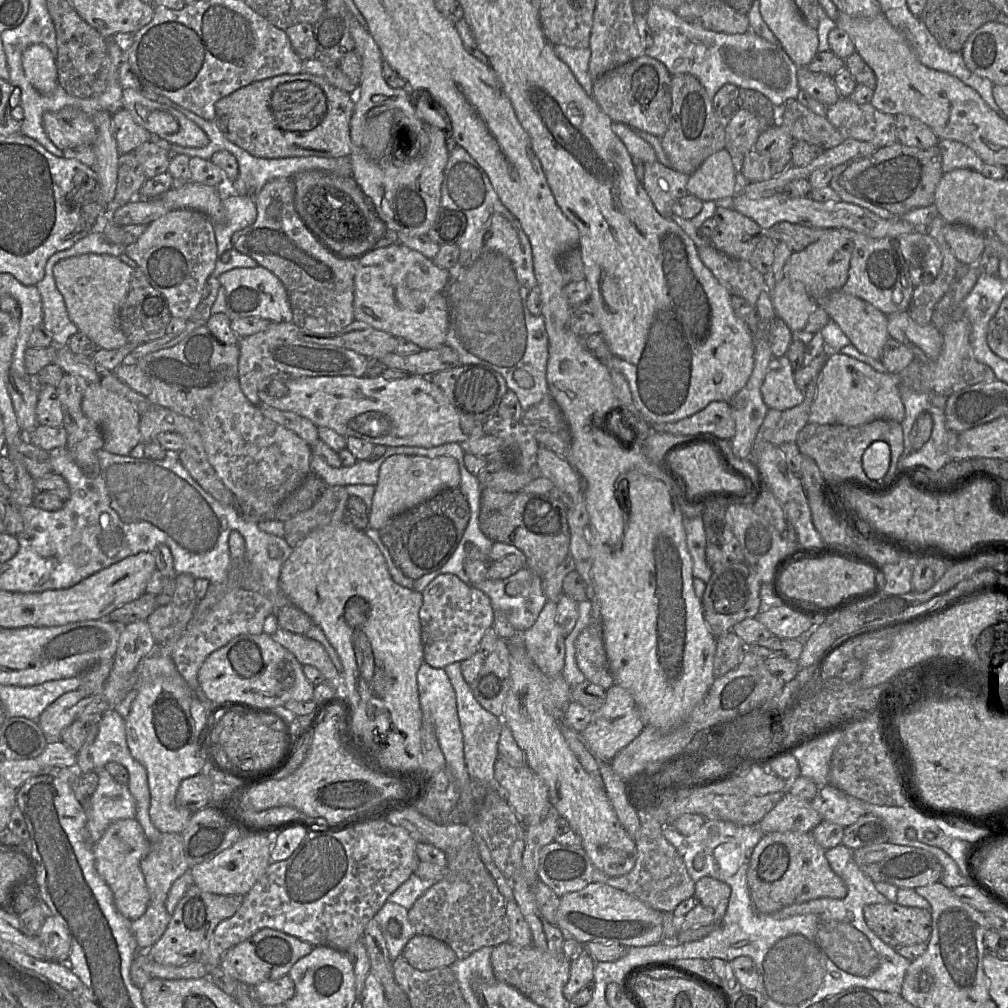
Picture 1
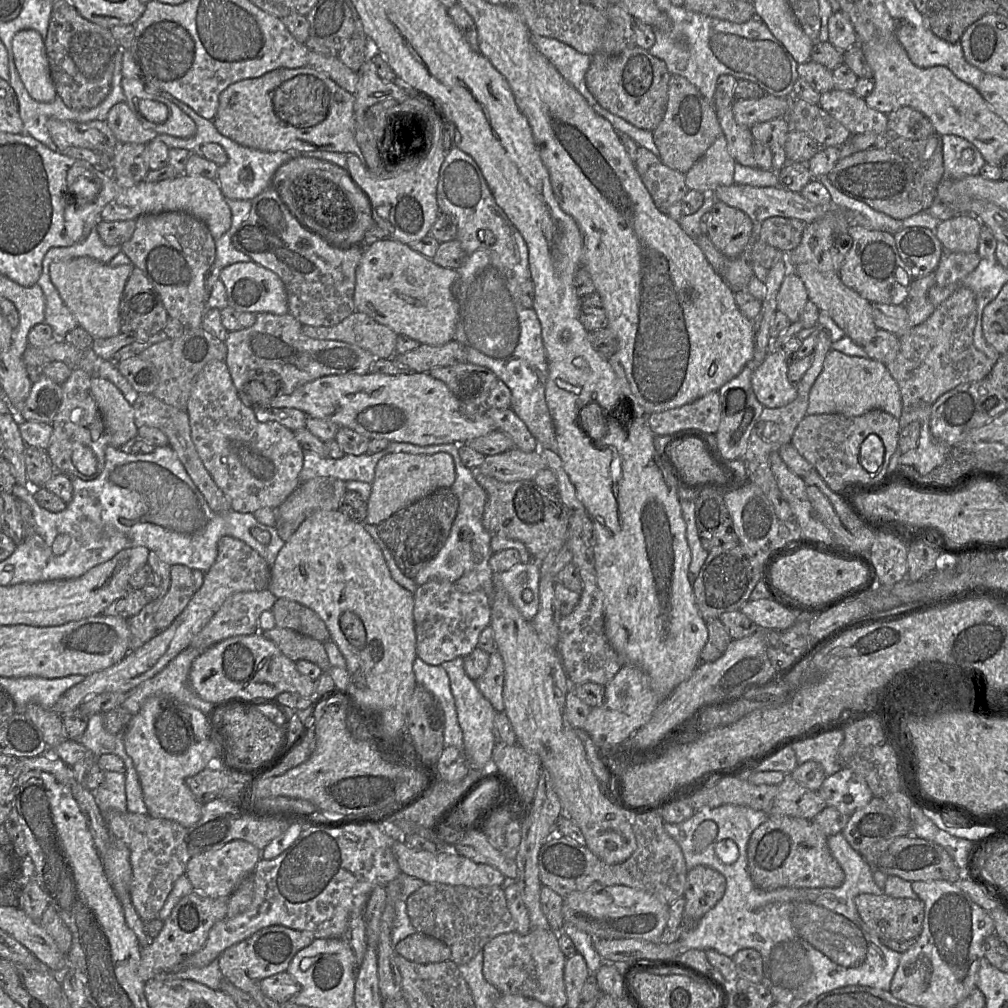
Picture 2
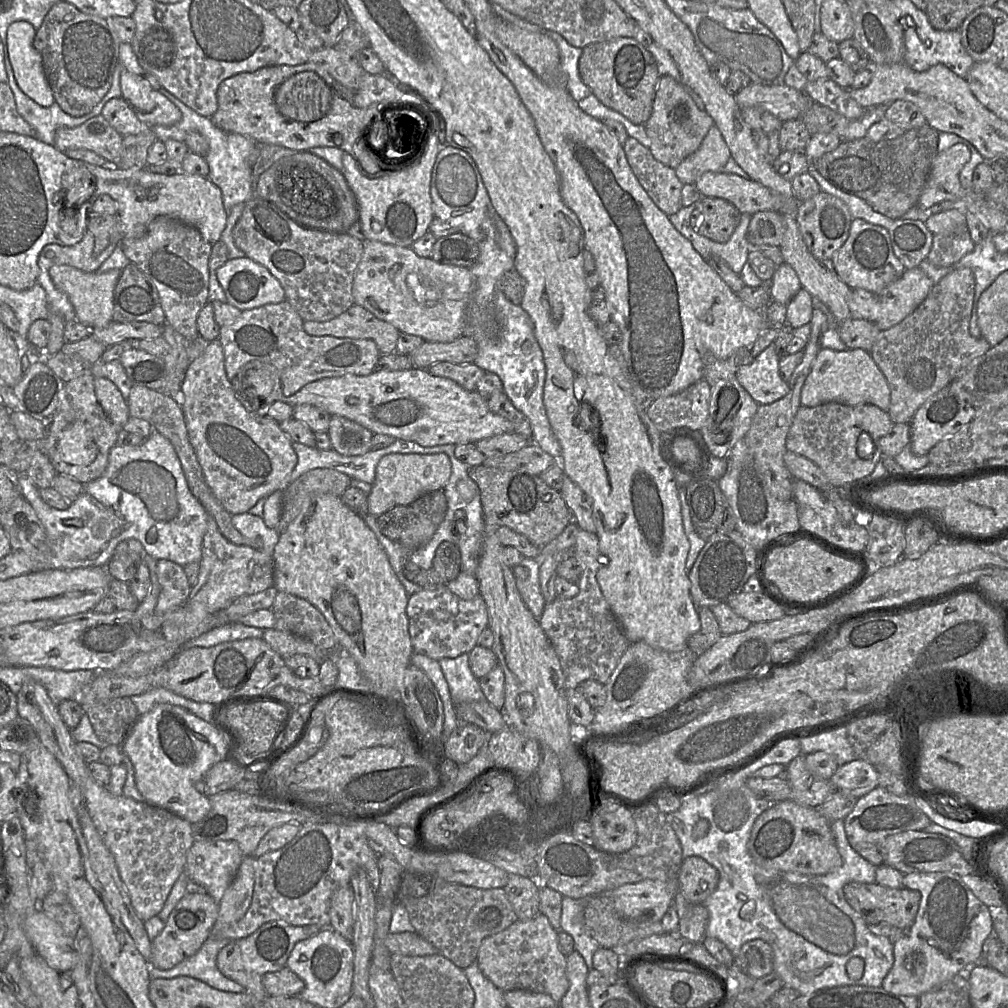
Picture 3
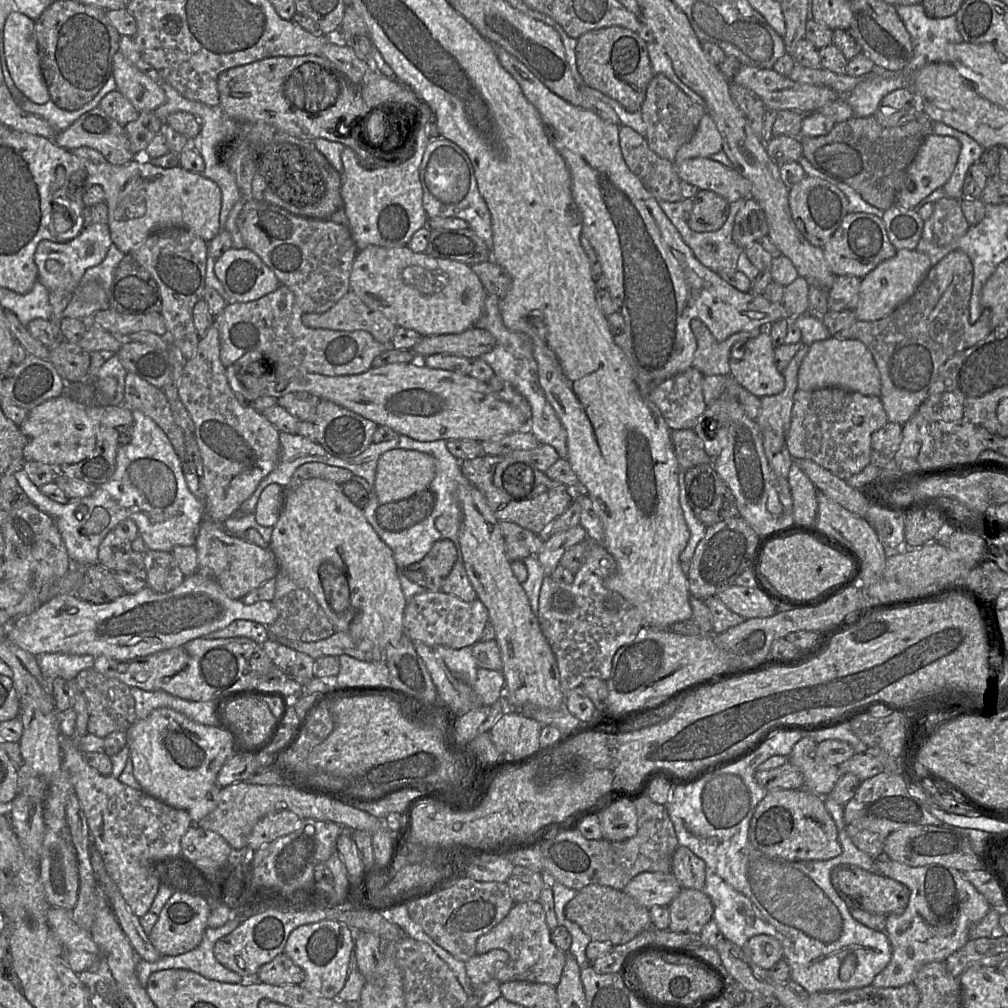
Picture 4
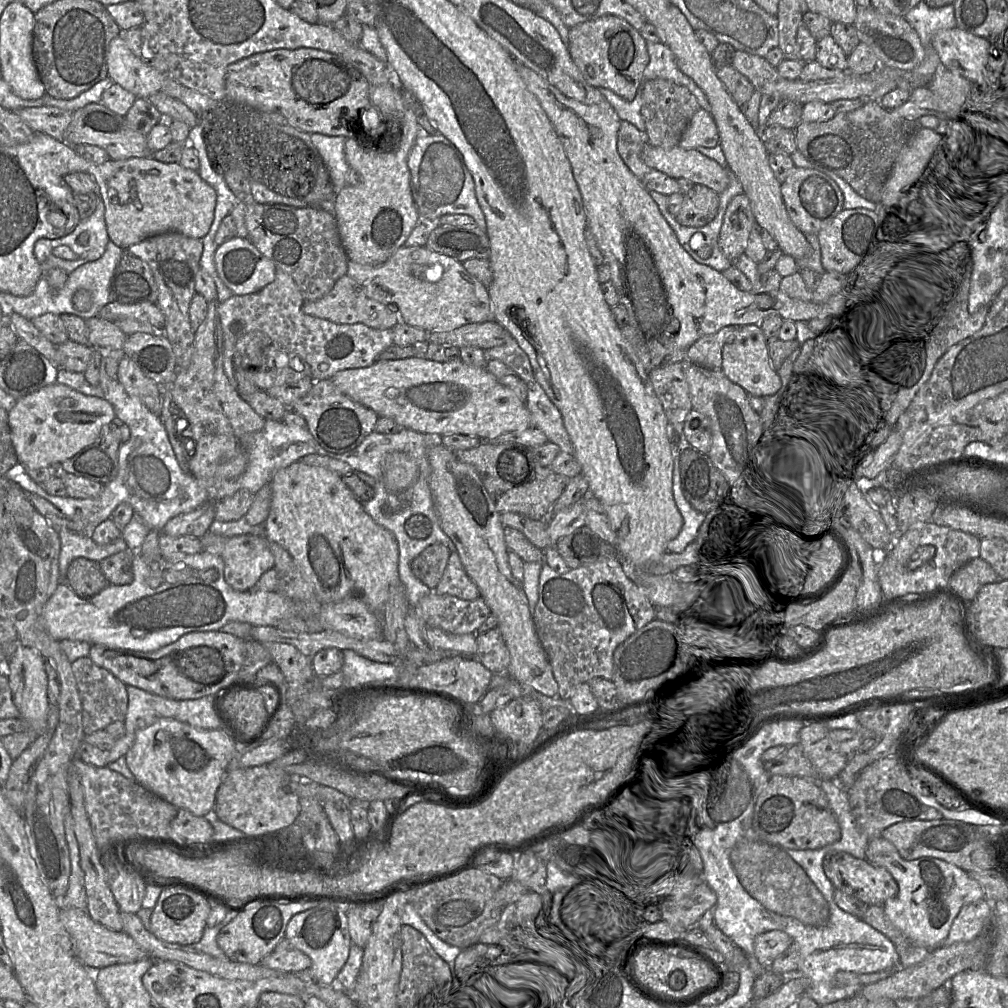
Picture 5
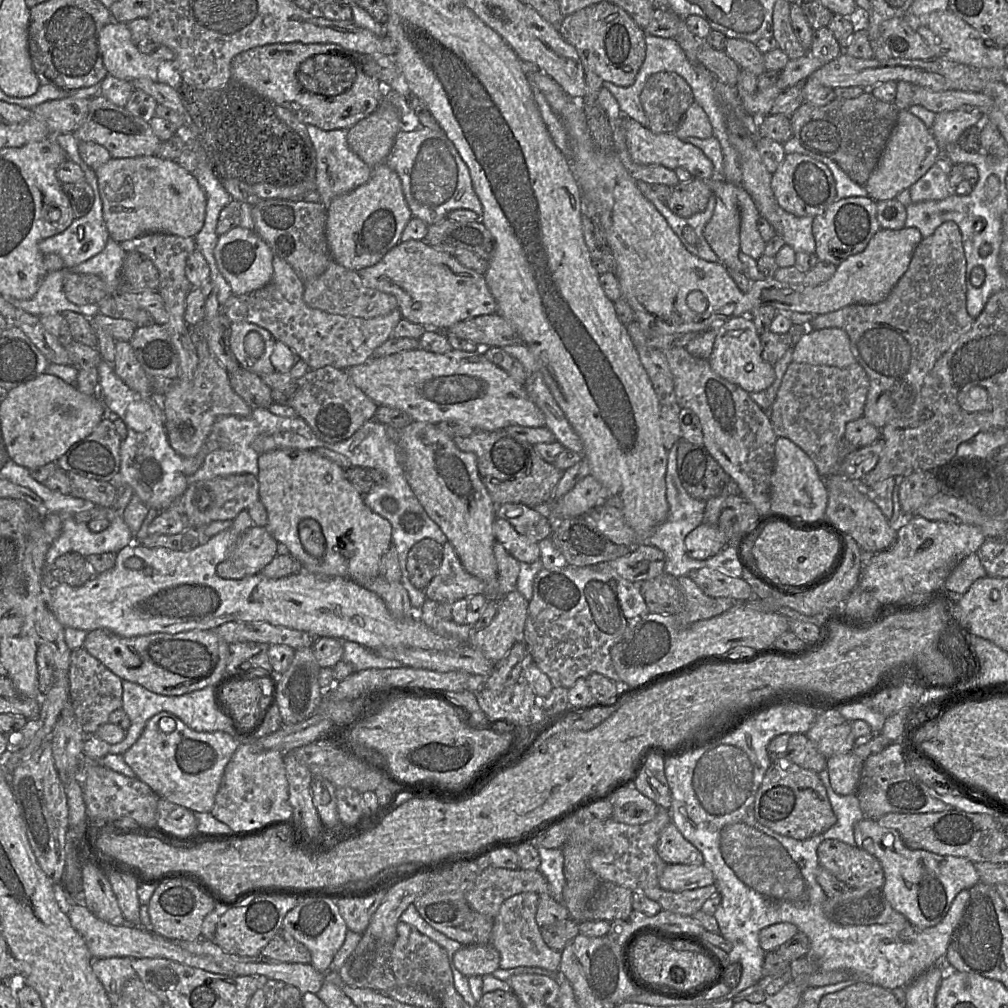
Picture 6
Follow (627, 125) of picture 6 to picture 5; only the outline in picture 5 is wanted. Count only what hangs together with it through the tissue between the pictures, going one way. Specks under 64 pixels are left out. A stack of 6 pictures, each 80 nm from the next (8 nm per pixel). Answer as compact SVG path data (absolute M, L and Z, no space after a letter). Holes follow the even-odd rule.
M649 143L643 147L641 158L652 168L668 176L685 178L694 184L706 186L717 194L723 193L731 181L730 171L697 149L683 149L679 145L661 148Z

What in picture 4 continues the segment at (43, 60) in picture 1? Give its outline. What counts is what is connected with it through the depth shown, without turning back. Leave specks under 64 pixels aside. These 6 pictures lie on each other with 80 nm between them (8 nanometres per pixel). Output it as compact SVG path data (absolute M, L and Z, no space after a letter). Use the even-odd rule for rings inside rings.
M12 12L7 16L4 26L4 54L10 75L19 91L36 104L47 103L50 94L41 72L35 21L20 12Z

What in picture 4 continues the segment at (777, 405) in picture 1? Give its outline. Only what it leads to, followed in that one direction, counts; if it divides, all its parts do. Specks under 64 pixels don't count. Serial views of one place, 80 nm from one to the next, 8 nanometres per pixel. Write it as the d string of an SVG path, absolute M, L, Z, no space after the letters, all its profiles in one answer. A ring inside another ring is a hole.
M768 327L746 342L736 342L732 346L729 366L730 375L759 398L779 394L785 388L785 379L775 364Z

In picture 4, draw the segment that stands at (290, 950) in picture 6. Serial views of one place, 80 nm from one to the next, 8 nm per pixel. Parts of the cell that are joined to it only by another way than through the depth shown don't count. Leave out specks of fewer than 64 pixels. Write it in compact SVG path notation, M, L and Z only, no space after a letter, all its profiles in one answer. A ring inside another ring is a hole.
M285 952L262 965L257 973L258 981L275 986L301 985L304 979L303 970L295 965Z

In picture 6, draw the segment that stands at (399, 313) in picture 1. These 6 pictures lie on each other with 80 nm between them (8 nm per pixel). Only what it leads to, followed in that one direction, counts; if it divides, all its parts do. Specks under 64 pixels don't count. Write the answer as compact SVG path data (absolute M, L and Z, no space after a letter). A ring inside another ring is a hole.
M425 240L399 242L378 263L358 274L368 287L393 295L403 319L427 329L441 331L497 310L483 274L463 266L454 255L432 247Z

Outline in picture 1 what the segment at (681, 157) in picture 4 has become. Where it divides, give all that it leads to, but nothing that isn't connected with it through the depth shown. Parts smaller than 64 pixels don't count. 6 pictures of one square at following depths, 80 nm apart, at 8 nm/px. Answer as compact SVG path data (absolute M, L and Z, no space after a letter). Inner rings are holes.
M726 148L710 155L699 168L689 175L687 192L700 200L723 202L738 191L735 174L737 162Z

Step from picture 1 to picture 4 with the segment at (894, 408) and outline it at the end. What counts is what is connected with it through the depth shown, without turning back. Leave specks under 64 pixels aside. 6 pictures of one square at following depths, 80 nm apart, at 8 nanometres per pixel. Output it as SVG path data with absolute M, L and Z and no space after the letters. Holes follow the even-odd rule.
M831 336L808 346L807 354L798 371L798 388L803 391L814 391L827 387L839 387L867 396L880 397L880 373L864 343L855 338Z

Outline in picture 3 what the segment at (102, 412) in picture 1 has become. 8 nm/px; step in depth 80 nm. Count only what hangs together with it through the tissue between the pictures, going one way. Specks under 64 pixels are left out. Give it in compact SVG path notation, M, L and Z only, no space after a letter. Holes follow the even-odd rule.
M94 378L94 386L99 404L119 432L130 418L127 401L118 387L107 378Z

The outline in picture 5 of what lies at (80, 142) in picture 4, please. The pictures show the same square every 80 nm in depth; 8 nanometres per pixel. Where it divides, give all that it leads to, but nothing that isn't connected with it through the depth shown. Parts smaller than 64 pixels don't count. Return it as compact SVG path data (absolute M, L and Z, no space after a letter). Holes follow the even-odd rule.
M101 102L90 103L73 112L72 121L63 141L71 146L89 144L101 147L112 160L151 156L151 152L147 146L147 136L133 130L128 125L125 116L111 111Z

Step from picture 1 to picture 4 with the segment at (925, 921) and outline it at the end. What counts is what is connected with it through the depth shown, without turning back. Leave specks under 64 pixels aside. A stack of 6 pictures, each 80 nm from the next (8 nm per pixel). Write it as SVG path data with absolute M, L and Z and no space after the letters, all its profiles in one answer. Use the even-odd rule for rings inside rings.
M837 866L831 872L831 883L848 908L858 908L886 917L890 914L902 914L909 903L908 887L879 872L867 871L857 866Z

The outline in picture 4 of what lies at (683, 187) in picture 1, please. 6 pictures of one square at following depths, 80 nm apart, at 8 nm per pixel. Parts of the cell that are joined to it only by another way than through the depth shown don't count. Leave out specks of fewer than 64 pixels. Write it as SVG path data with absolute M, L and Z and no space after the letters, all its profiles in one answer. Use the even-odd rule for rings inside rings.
M620 125L619 144L626 165L656 200L677 202L682 199L681 180L674 163L656 155L645 137Z

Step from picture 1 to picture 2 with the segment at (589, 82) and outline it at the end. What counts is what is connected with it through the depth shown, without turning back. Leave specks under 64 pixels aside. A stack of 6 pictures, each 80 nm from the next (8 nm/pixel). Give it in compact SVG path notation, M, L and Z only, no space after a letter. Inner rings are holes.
M542 36L532 37L532 43L588 104L596 101L585 82L591 56L582 54L563 42Z

